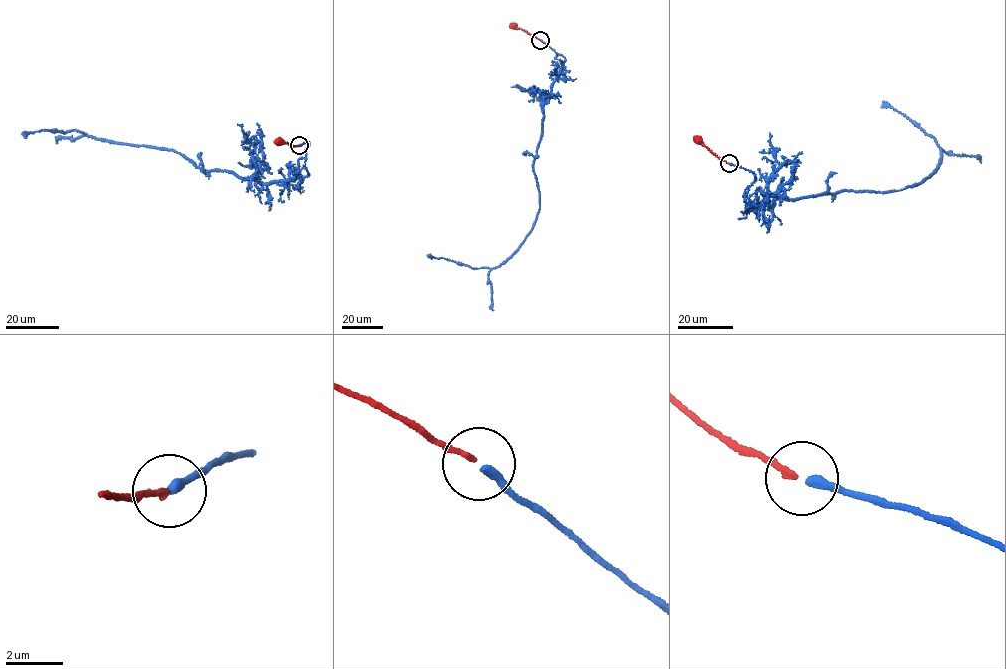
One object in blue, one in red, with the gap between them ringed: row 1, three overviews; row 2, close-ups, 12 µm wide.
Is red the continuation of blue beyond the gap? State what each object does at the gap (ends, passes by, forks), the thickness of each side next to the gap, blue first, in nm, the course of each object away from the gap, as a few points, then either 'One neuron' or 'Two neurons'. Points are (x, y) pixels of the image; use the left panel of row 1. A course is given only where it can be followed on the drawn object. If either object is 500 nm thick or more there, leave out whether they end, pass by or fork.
At the ring blue ends. At the ring red ends. Thickness 320 nm (blue) against 200 nm. Course of blue: (299, 145), (309, 142), (309, 174), (268, 183), (205, 170), (158, 147), (75, 130), (23, 132). Course of red: (299, 145), (276, 140). Two neurons

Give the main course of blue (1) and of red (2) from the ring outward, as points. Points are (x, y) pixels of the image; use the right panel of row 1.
1: (729, 163), (754, 173), (745, 192), (752, 207), (920, 183), (938, 165), (940, 149), (883, 101)
2: (729, 163), (694, 136)

